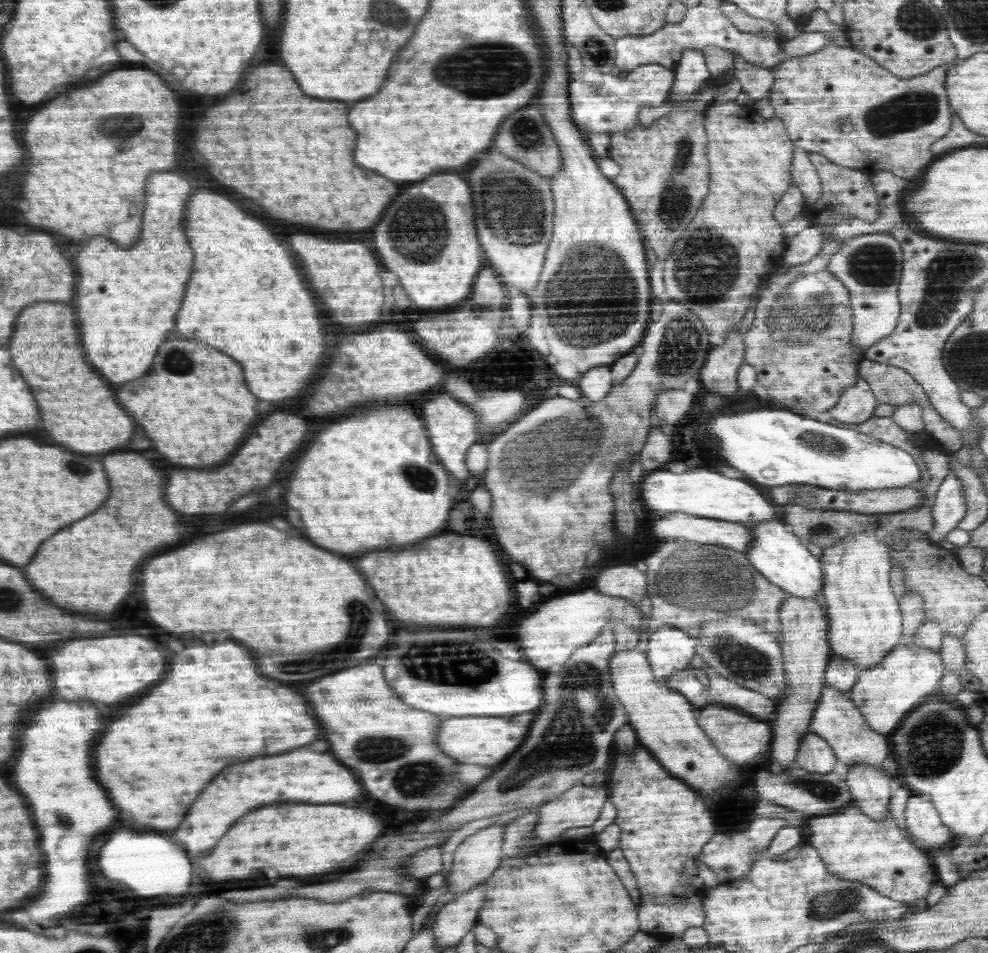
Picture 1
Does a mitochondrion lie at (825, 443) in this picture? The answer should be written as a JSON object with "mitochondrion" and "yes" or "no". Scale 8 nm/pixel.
{"mitochondrion":"yes"}

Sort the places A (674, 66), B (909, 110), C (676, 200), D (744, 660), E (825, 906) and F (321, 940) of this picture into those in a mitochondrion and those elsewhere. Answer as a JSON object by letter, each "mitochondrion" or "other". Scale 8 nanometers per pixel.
{"A":"other","B":"mitochondrion","C":"mitochondrion","D":"mitochondrion","E":"mitochondrion","F":"mitochondrion"}

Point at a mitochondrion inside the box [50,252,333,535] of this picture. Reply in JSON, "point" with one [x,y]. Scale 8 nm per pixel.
{"point":[173,361]}

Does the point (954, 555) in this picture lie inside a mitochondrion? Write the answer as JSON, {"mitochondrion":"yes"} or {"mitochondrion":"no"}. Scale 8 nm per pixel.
{"mitochondrion":"no"}

